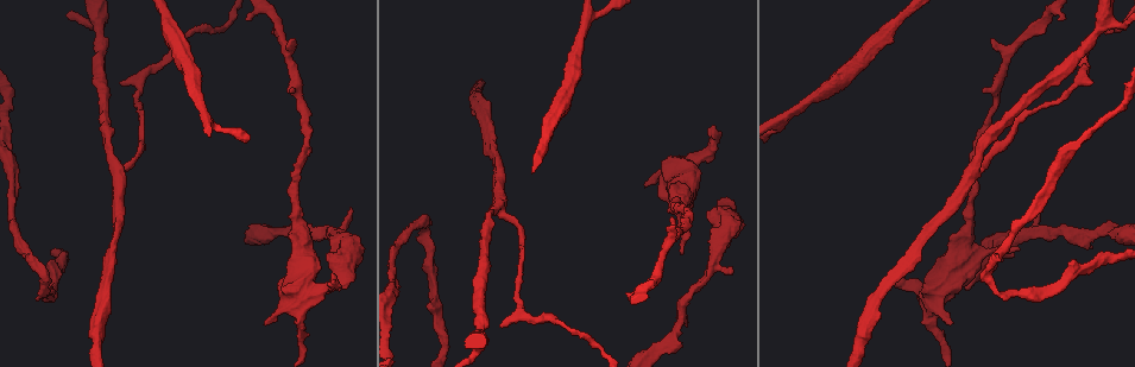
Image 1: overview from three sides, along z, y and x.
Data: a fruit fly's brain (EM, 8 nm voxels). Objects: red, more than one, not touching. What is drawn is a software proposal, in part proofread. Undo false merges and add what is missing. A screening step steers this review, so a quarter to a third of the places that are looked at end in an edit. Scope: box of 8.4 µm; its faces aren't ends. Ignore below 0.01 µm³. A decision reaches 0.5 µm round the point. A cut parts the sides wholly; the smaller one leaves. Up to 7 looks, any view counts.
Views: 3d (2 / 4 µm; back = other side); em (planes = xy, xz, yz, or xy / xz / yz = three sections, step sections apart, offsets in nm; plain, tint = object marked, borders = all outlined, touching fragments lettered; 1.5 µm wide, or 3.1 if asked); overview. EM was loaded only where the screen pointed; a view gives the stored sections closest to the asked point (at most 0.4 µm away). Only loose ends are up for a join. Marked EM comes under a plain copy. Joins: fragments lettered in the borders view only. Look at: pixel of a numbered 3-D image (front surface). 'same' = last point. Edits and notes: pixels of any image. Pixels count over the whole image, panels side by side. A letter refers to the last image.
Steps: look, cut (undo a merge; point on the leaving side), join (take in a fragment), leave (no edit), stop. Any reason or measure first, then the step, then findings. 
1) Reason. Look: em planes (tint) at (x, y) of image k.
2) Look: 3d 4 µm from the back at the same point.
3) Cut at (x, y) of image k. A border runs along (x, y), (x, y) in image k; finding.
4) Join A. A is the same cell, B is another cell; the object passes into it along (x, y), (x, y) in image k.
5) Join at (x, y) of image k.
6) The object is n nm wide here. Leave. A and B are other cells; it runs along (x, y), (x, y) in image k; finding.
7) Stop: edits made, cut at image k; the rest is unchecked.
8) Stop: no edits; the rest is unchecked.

Abrupt turn. Look: 3d 2 µm from the back at (998, 293) of image 1.

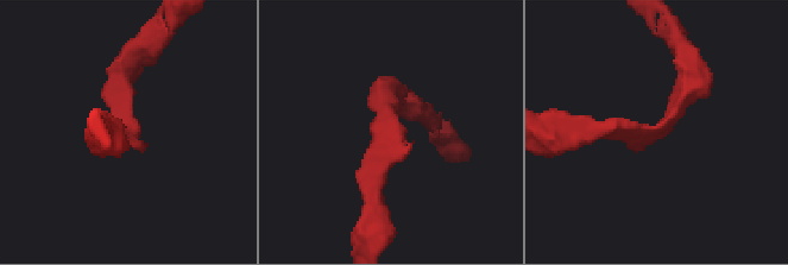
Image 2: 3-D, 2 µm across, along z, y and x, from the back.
Now the EM. Look: em planes (borders) at (124, 123) of image 2.

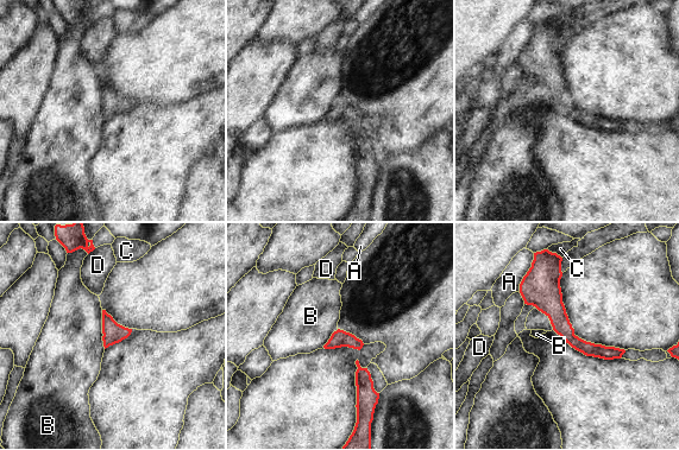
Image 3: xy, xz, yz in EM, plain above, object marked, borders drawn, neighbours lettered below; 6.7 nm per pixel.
Leave. A, B, C and D are other cells; a border runs along (101, 310), (102, 346), (105, 348) in image 3; one neuron here.

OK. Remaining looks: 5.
A fork. Look: em xy step 8 (borders) at (117, 172) of image 1.

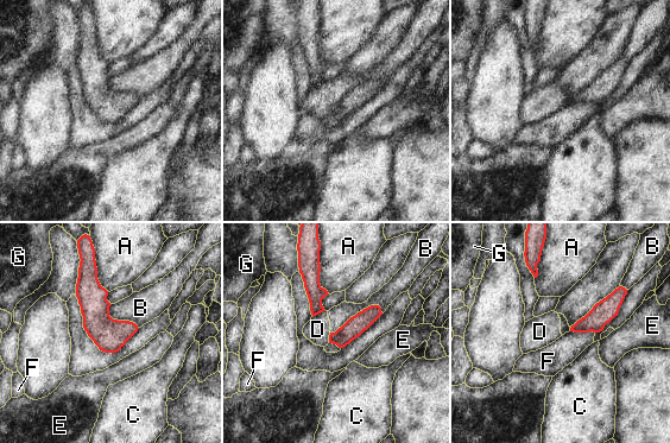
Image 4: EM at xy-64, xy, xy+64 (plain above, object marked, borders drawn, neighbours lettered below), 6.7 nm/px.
Another direction. Look: em planes (borders) at the same point.

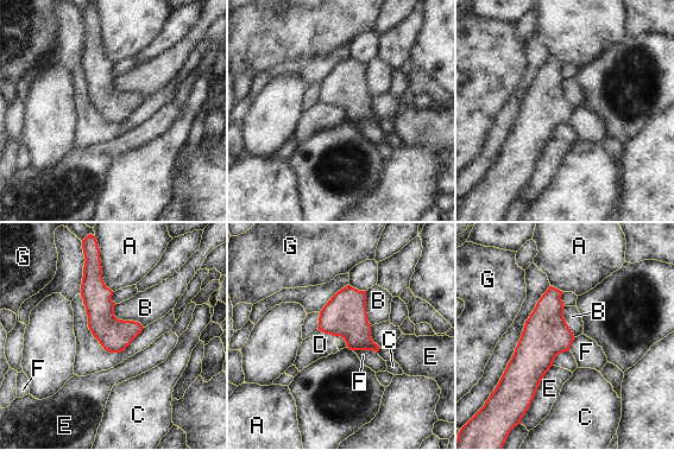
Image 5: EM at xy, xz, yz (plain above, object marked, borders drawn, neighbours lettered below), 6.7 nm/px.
The longest contact is with E, 400 nm. Leave. A, B, C, D, E, F and G are other cells; a border runs along (113, 306), (118, 318), (143, 328) in image 5; one neuron here.

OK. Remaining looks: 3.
Branch stops here. Look: em planes (borders) at (337, 278) of image 1.

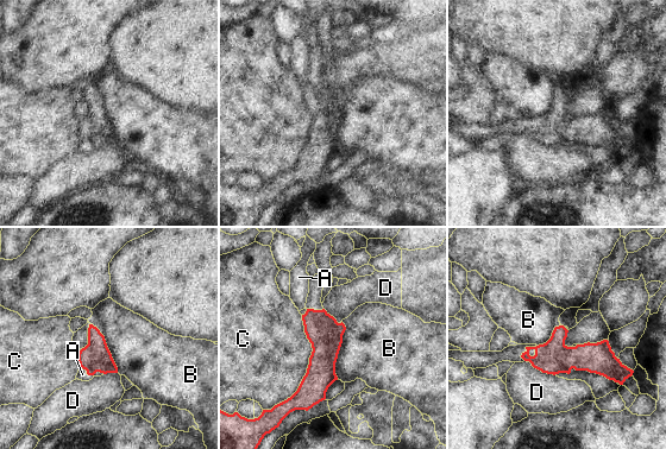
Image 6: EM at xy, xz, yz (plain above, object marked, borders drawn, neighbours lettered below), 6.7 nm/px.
The object is 200 nm wide here. Join A. A is the same cell, B, C and D are other cells; the object passes into it along (95, 356), (87, 373), (82, 374) in image 6; it goes on there.

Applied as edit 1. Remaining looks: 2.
Stop: edits made, join at image 6; the rest is unchecked.

